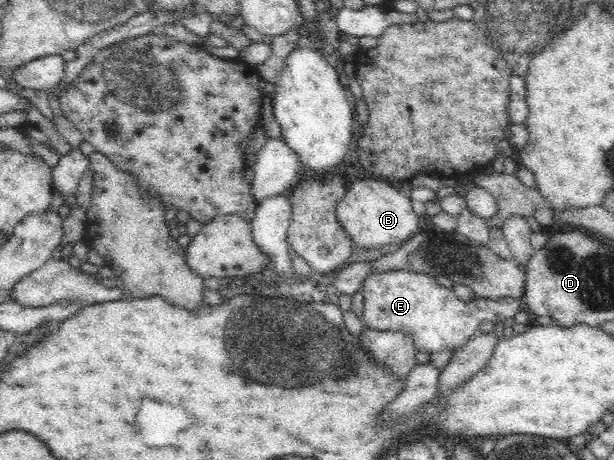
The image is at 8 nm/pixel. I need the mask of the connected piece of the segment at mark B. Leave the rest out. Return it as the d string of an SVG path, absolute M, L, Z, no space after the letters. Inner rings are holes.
M362 178L356 180L337 206L336 217L346 234L360 248L376 248L404 242L419 229L419 216L411 206L411 200L401 196L398 185L382 178Z

